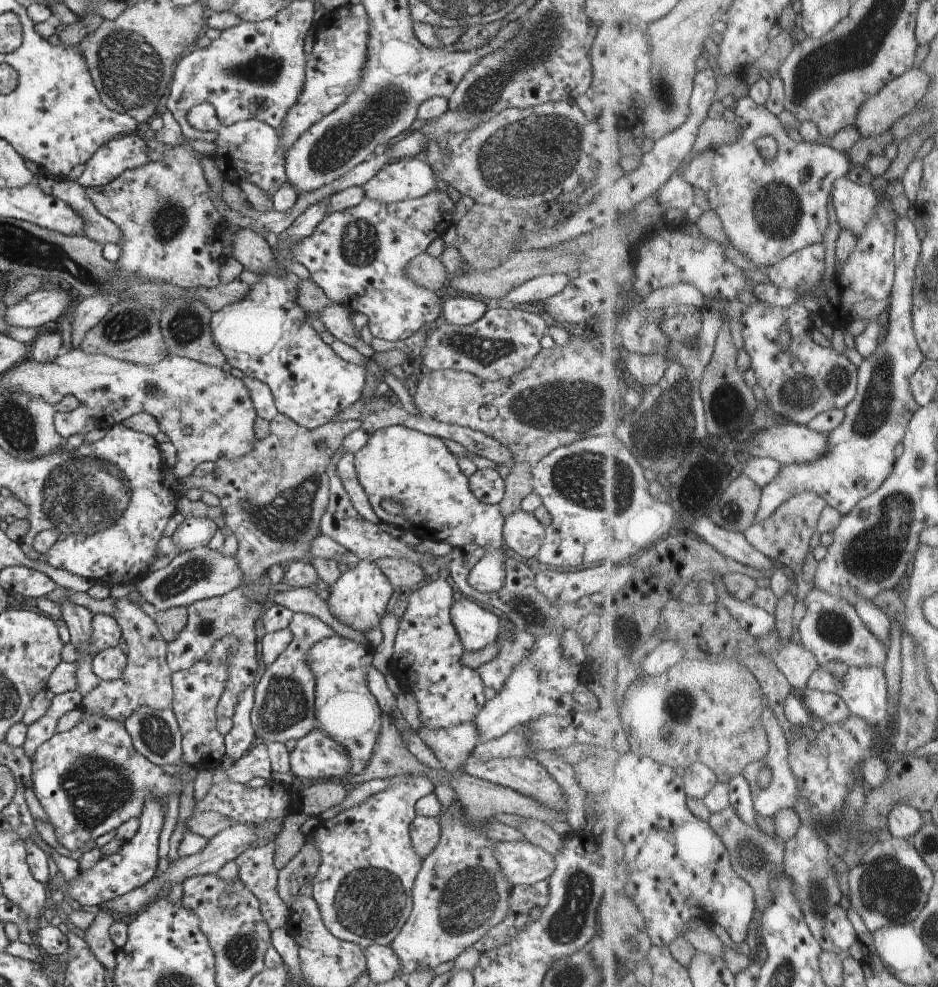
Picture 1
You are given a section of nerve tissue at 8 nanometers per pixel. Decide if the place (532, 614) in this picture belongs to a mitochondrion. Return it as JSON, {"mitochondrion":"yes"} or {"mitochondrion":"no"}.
{"mitochondrion":"yes"}

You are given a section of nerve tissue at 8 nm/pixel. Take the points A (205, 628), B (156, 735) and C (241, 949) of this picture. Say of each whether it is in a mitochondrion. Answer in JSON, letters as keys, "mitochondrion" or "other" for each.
{"A":"other","B":"mitochondrion","C":"mitochondrion"}

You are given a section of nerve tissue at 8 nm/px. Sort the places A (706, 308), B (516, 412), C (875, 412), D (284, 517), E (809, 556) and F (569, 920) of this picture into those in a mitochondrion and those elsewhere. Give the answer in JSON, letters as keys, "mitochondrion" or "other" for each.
{"A":"other","B":"mitochondrion","C":"mitochondrion","D":"mitochondrion","E":"other","F":"mitochondrion"}

